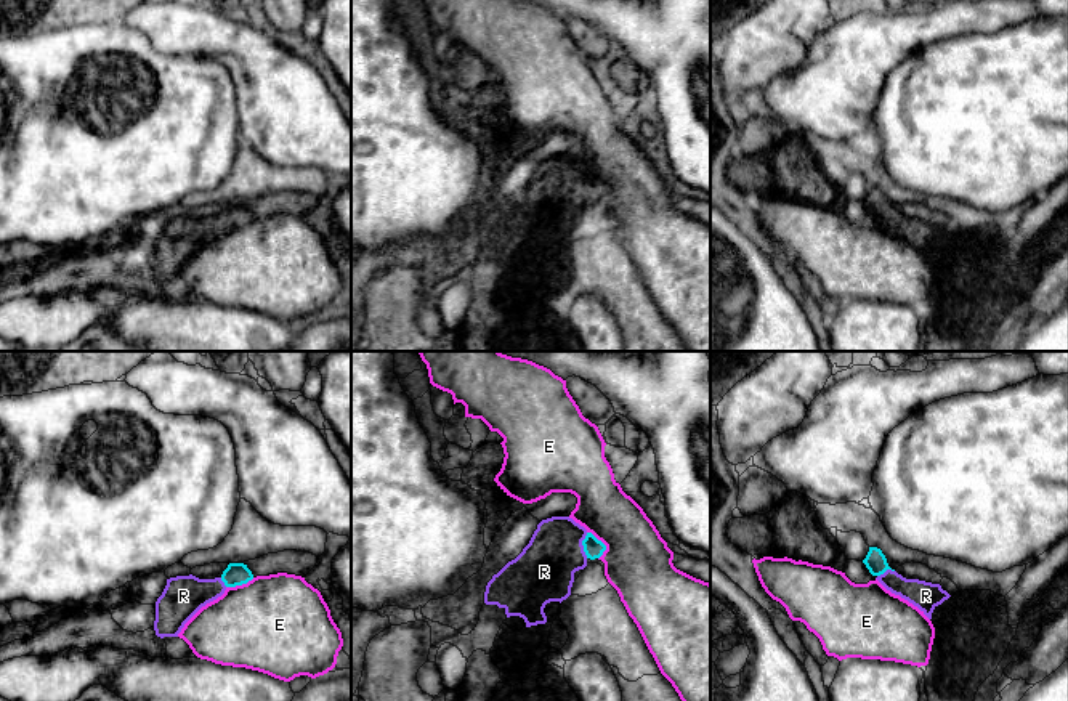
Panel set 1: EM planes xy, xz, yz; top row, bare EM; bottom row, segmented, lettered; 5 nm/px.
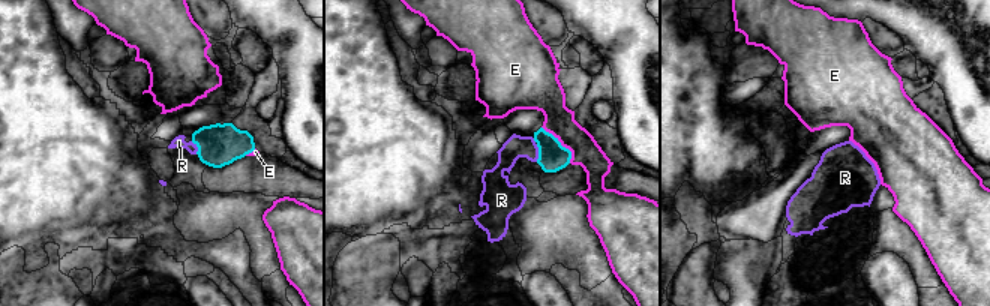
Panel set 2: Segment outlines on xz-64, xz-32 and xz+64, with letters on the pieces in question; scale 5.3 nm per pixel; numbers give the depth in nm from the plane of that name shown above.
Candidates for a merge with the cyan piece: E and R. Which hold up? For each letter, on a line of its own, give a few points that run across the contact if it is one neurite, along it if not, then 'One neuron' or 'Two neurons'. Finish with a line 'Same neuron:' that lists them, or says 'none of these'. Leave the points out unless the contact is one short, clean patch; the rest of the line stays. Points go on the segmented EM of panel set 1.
E: Line: xz (587, 531), (605, 546), (598, 559). Two neurons
R: Line: xz (594, 549), (582, 544), (571, 544), (544, 571). One neuron
Same neuron: R

